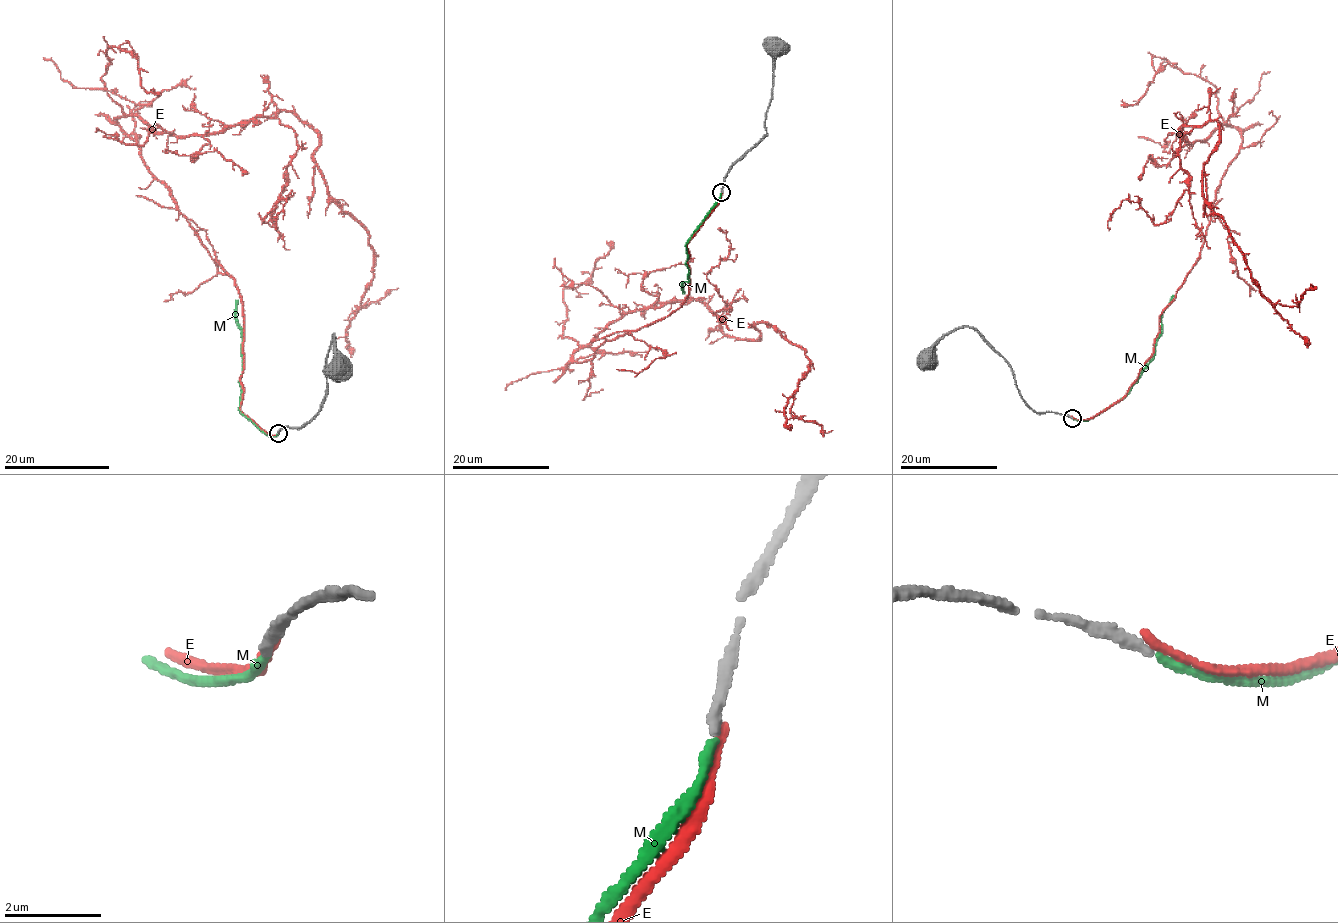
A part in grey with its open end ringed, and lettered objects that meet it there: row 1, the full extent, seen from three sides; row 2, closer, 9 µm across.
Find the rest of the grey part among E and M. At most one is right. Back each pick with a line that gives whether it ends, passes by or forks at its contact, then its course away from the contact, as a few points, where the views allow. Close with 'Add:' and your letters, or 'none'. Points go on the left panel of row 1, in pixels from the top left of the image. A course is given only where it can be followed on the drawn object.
M: it ends | via (279, 434), (268, 436), (239, 410), (243, 332), (238, 320), (235, 304), (238, 300)
Add: M

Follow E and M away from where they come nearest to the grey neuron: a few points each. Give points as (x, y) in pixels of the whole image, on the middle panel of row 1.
E: (722, 191), (683, 303), (576, 362), (693, 299), (803, 349), (793, 415), (832, 430)
M: (722, 192), (686, 243), (689, 281), (684, 281), (684, 293)

